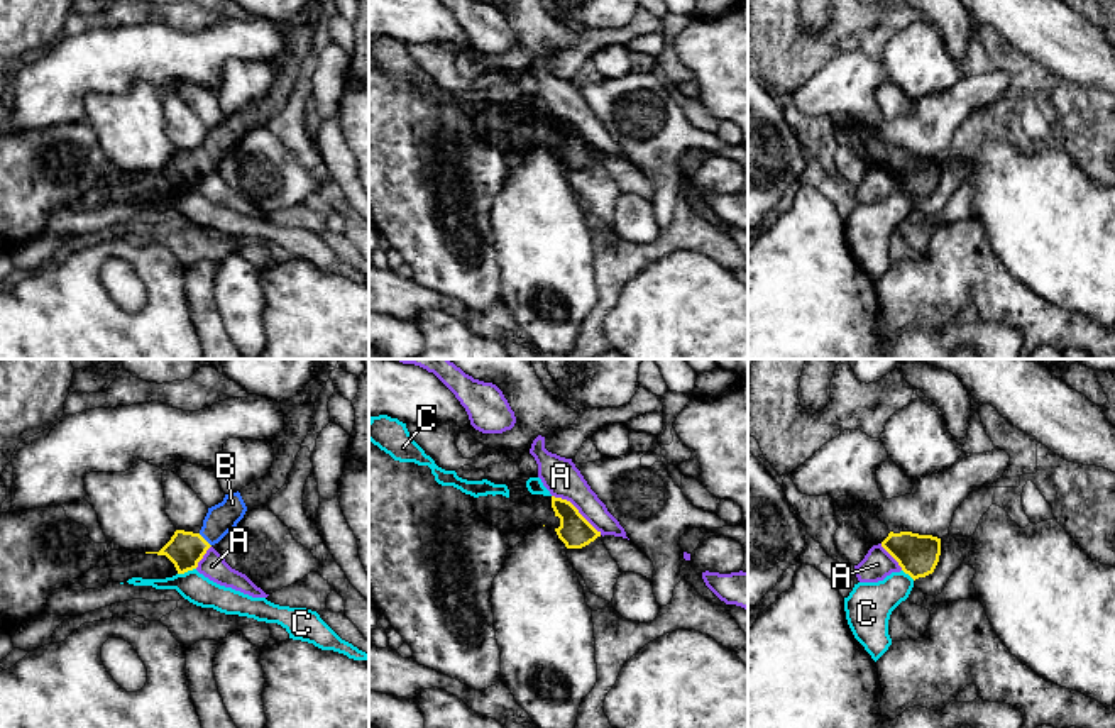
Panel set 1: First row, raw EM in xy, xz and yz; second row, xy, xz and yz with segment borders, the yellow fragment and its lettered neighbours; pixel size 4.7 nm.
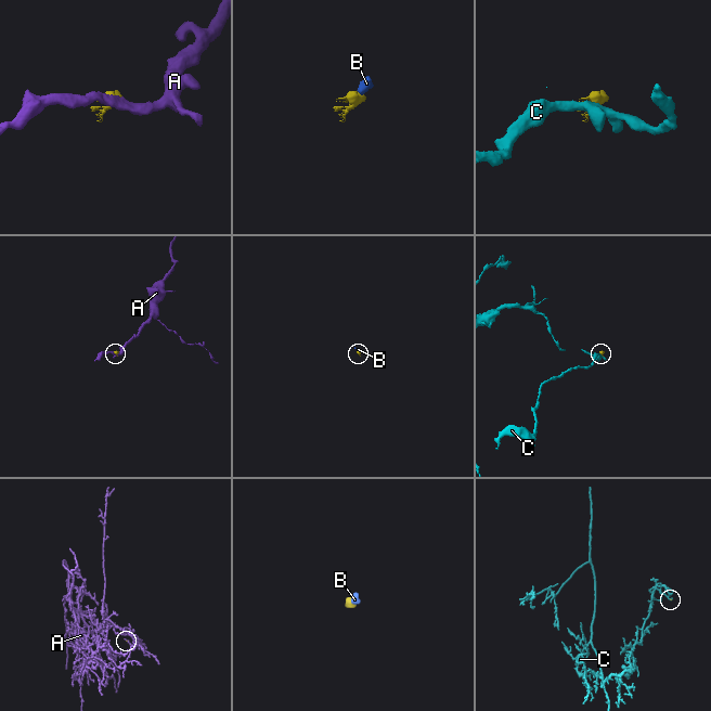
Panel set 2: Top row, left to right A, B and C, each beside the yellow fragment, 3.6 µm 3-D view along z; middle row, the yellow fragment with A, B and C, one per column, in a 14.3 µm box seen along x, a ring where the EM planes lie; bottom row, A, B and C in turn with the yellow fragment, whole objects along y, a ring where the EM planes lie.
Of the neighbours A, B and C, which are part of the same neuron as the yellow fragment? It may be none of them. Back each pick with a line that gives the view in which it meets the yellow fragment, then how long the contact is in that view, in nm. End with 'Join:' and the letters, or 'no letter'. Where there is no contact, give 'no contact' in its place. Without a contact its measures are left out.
B: contact in xy; length 90 nm
Join: B

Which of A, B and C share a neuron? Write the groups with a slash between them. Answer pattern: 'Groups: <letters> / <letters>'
Groups: A / B / C

